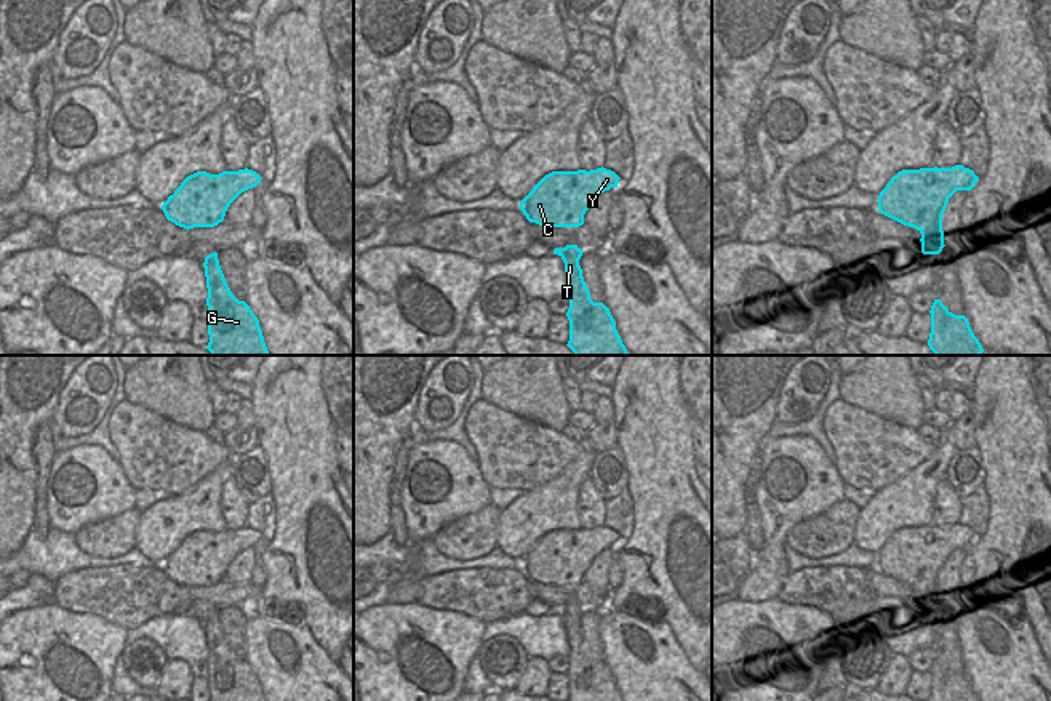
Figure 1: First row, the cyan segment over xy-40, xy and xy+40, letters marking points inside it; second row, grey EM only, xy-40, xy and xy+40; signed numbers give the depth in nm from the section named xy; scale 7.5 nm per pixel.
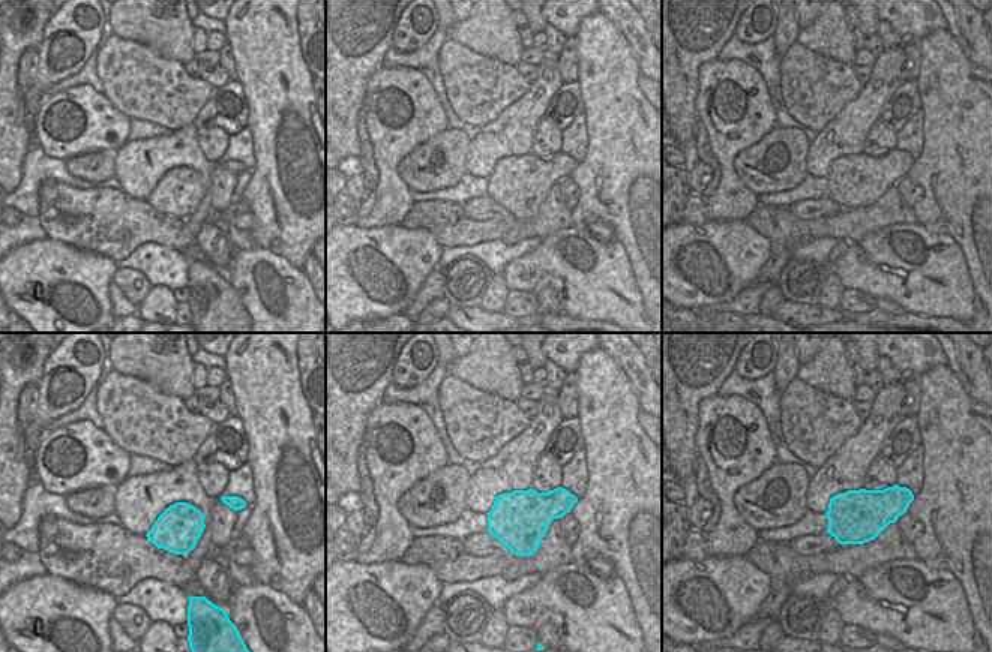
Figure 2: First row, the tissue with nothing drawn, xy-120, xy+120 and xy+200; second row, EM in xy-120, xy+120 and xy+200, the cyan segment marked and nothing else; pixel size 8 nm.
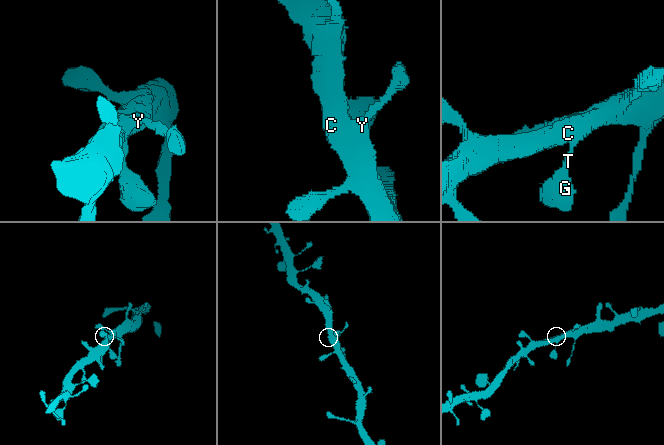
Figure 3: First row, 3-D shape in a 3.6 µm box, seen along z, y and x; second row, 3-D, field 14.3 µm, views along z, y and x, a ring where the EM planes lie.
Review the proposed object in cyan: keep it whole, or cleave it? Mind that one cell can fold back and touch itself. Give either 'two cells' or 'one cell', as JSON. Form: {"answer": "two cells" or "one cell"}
{"answer": "one cell"}

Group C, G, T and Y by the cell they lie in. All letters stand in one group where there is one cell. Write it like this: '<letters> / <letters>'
C G T Y

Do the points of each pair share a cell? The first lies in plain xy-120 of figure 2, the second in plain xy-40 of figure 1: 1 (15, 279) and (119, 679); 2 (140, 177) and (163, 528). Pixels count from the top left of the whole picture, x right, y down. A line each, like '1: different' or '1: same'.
1: different
2: same

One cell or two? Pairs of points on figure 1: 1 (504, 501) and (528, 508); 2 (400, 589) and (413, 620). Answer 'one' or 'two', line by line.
1: two
2: two

